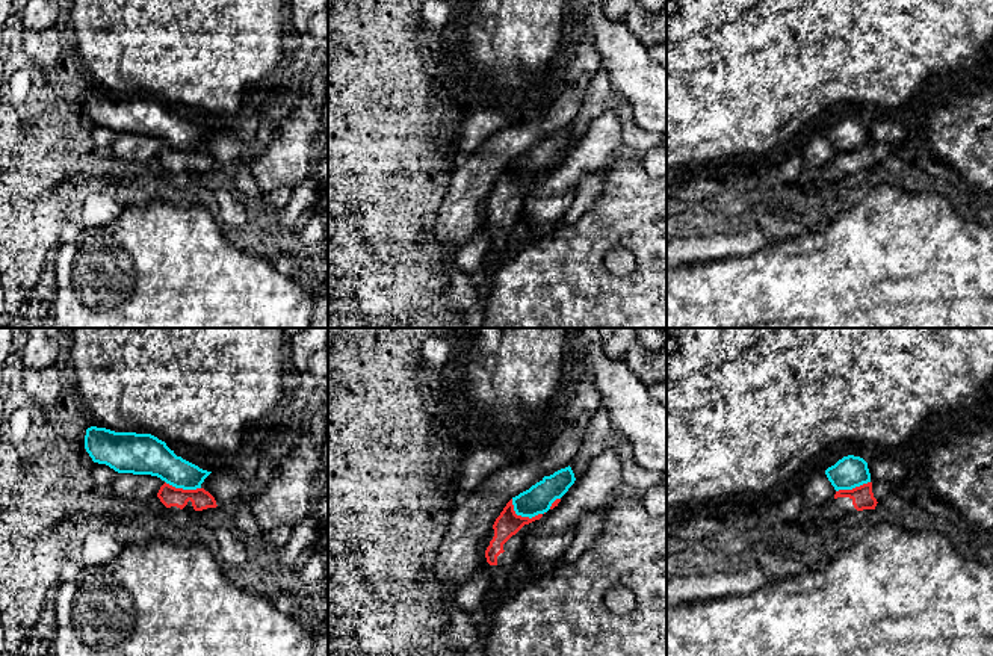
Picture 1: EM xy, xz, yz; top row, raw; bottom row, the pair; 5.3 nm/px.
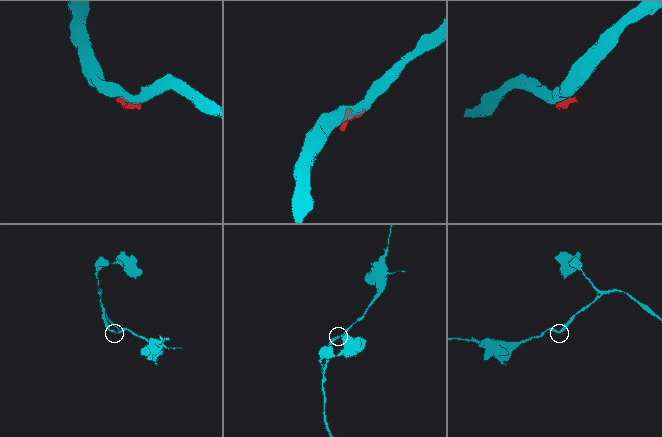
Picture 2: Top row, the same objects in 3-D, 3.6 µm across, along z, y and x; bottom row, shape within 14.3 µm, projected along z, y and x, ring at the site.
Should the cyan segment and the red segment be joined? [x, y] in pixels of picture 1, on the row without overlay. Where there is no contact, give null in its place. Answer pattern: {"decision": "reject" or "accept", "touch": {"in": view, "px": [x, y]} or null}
{"decision": "reject", "touch": {"in": "xz", "px": [523, 177]}}

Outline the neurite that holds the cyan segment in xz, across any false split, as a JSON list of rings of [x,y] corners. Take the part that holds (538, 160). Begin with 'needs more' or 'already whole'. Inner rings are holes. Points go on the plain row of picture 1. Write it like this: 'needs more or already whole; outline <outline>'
already whole; outline [[[571,128],[561,130],[550,138],[544,138],[529,151],[512,159],[514,172],[521,178],[535,178],[550,171],[556,160],[561,160],[574,145]]]

